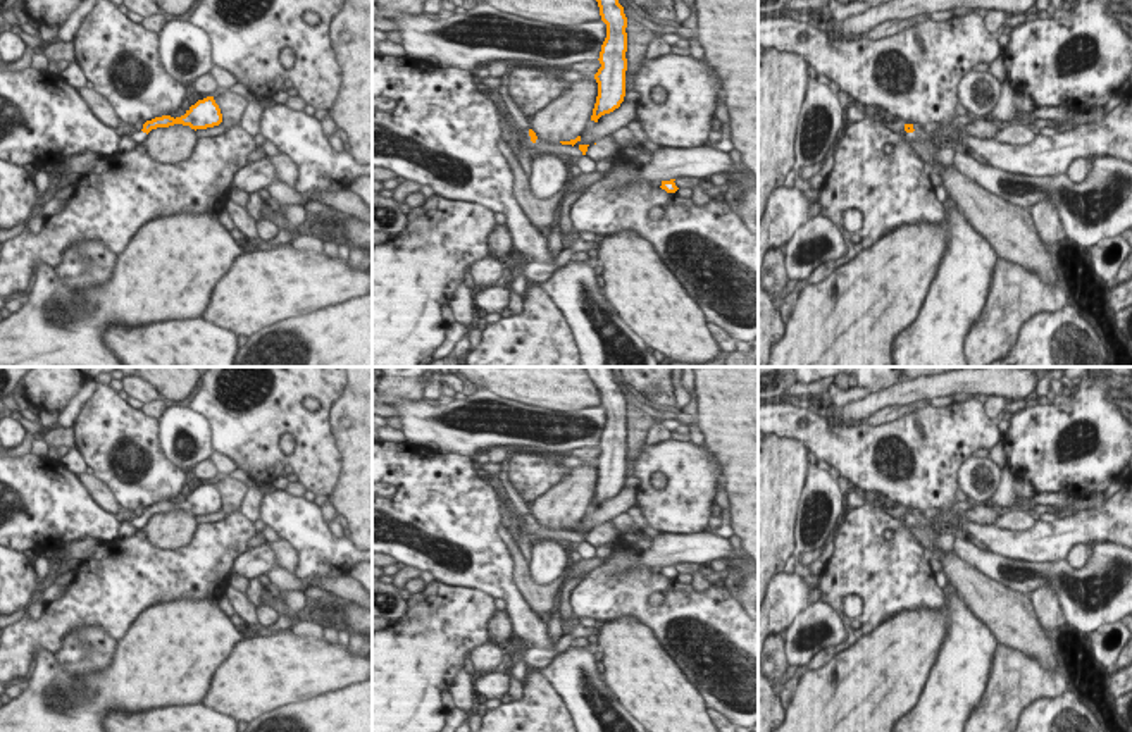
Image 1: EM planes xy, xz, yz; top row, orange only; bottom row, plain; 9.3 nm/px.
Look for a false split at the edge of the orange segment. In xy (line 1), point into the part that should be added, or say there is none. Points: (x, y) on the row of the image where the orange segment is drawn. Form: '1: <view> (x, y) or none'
1: xy (138, 136)

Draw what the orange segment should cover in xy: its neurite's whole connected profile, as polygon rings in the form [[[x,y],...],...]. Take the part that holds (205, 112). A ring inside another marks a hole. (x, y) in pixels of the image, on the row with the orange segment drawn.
[[[207,96],[203,100],[198,100],[195,105],[191,105],[184,115],[181,117],[171,117],[171,115],[162,115],[155,117],[152,121],[146,121],[143,124],[141,131],[134,131],[129,134],[129,138],[136,143],[141,145],[148,133],[157,127],[169,127],[174,124],[183,124],[190,126],[191,129],[207,129],[219,126],[222,122],[222,114],[219,105],[215,103],[214,96]]]

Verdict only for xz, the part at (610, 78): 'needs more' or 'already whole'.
already whole

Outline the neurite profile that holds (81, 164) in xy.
[[[88,152],[81,155],[72,155],[69,158],[64,158],[59,164],[45,164],[43,169],[53,177],[60,177],[67,171],[78,172],[78,174],[88,174],[93,169],[93,162],[98,158],[98,155]]]

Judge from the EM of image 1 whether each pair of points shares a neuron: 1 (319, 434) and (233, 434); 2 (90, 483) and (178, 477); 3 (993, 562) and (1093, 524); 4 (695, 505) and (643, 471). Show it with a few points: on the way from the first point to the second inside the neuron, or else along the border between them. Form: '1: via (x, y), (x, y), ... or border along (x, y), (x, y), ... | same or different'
1: via (298, 422), (293, 419), (254, 419) | same
2: border along (93, 474), (121, 507) | different
3: border along (979, 543), (995, 553), (1046, 564) | different
4: via (688, 491), (664, 467), (657, 467) | same

